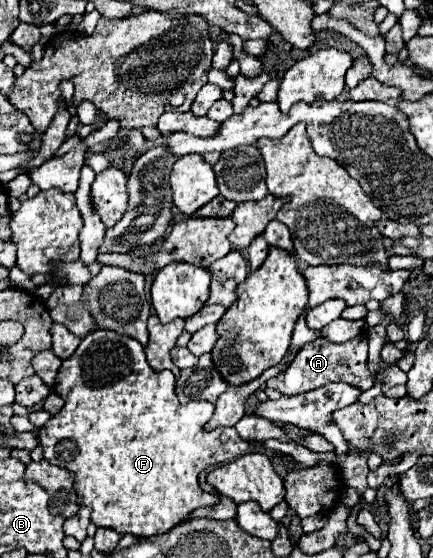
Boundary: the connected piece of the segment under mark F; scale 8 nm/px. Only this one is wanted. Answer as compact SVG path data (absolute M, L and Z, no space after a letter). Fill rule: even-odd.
M96 330L82 338L82 344L76 348L76 352L62 362L54 392L60 394L66 404L42 426L38 440L48 462L76 474L76 502L82 508L76 516L66 520L64 532L66 536L74 536L78 542L84 542L86 538L90 514L98 528L110 528L114 532L132 534L138 538L172 530L174 526L186 522L196 508L218 504L216 494L200 488L200 472L206 466L236 460L238 456L246 454L250 446L234 428L216 428L212 432L204 432L204 424L210 420L214 404L180 404L174 392L174 374L170 370L154 372L146 362L144 346L134 338L116 334L112 330Z

